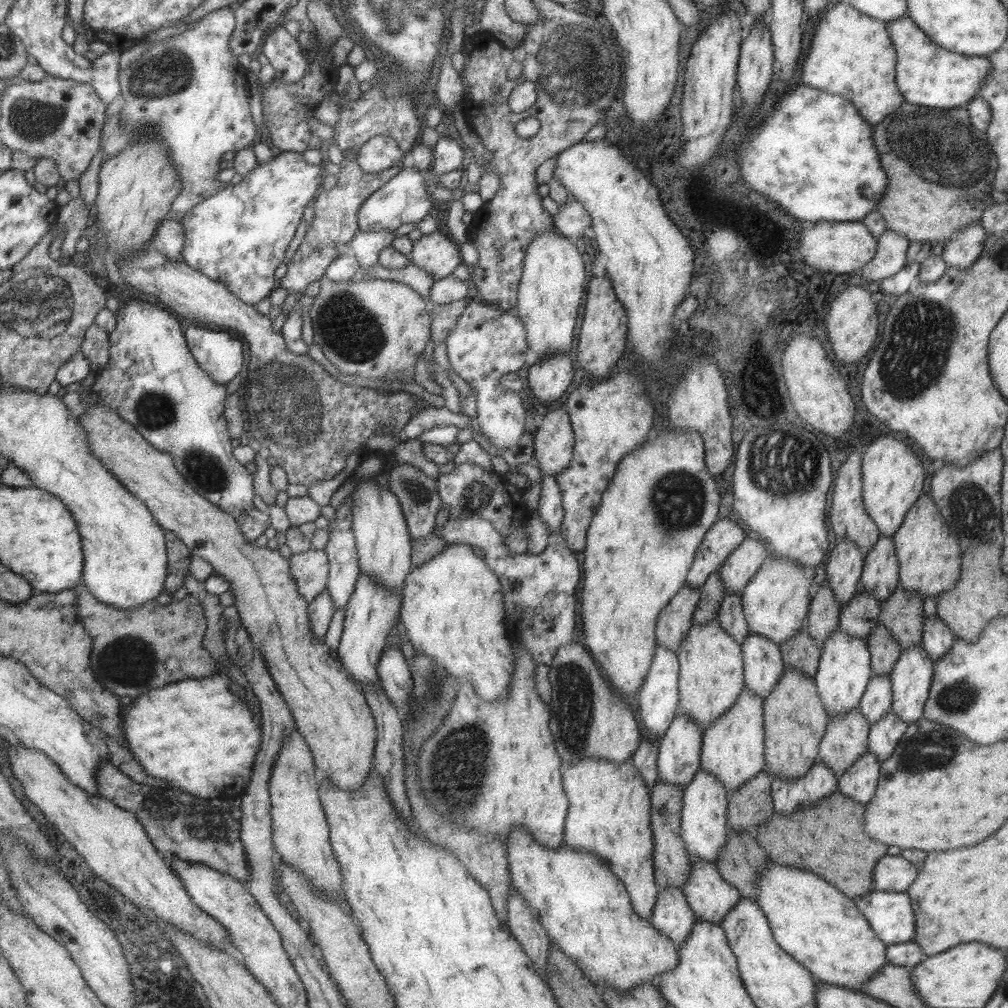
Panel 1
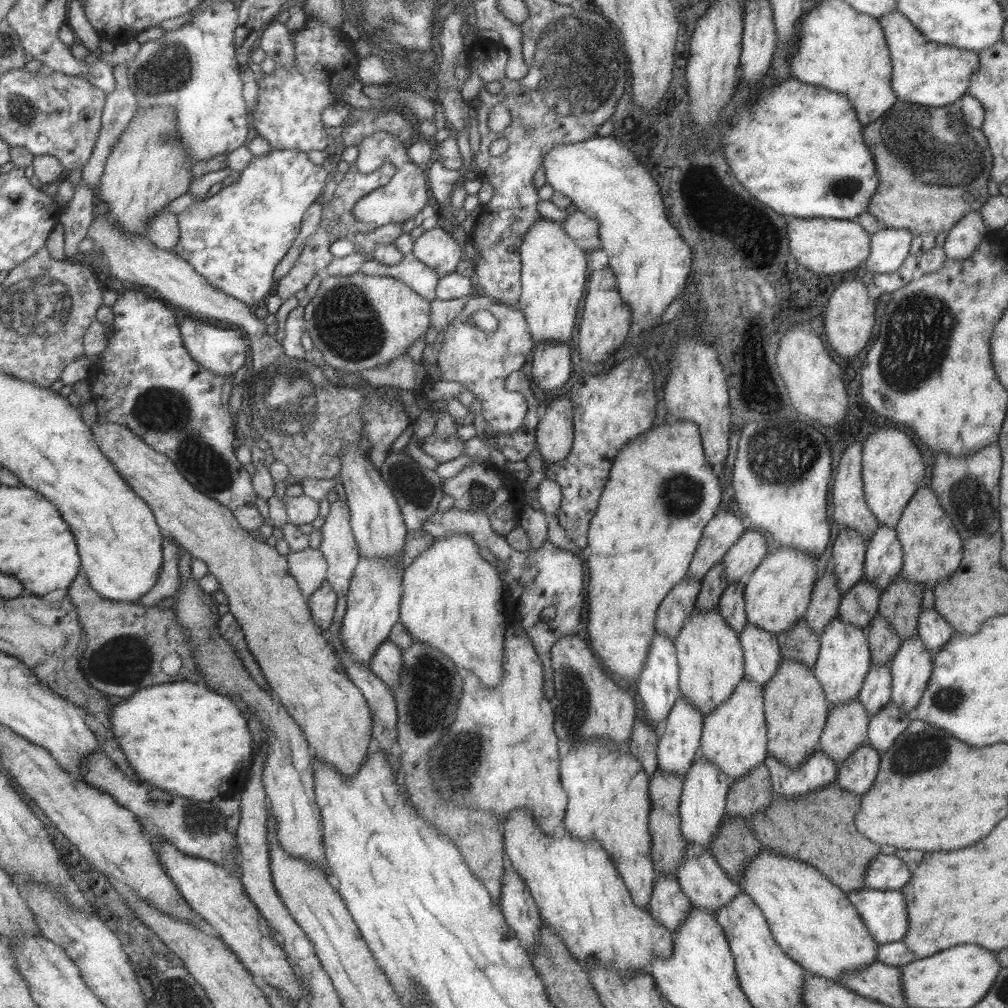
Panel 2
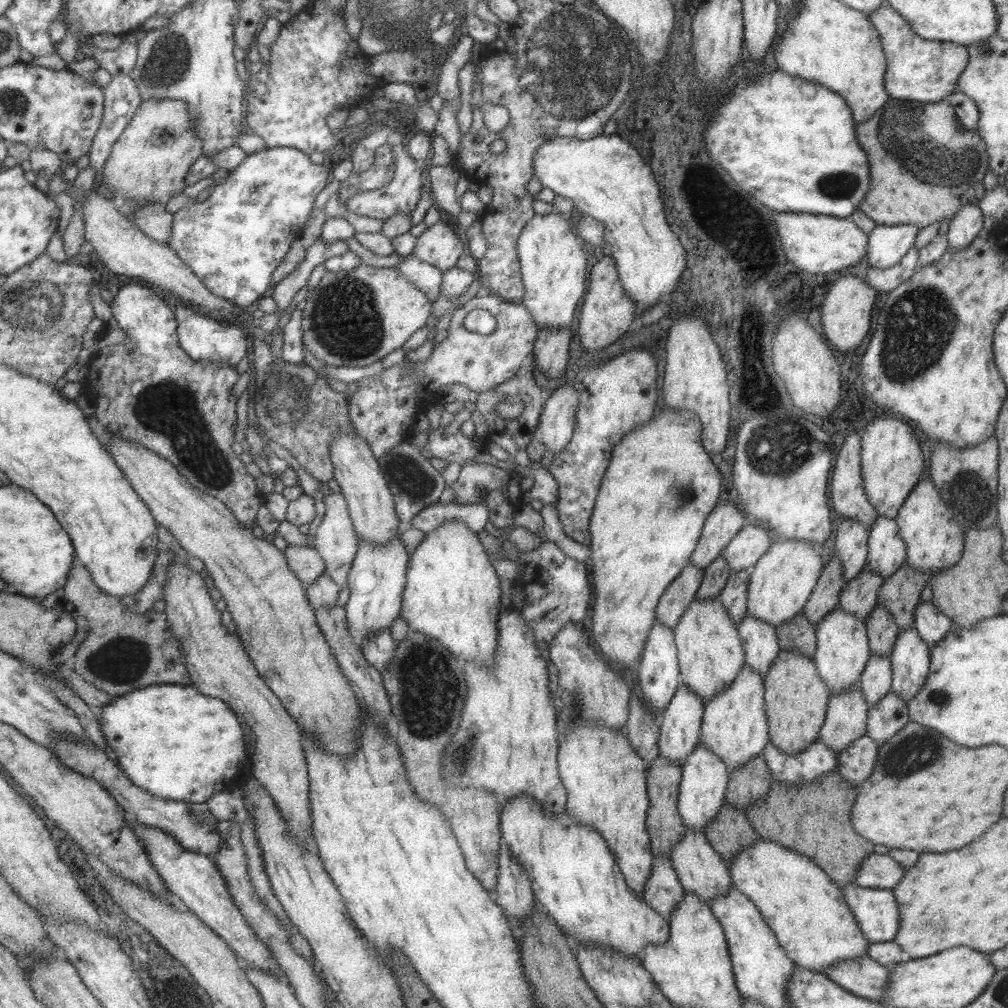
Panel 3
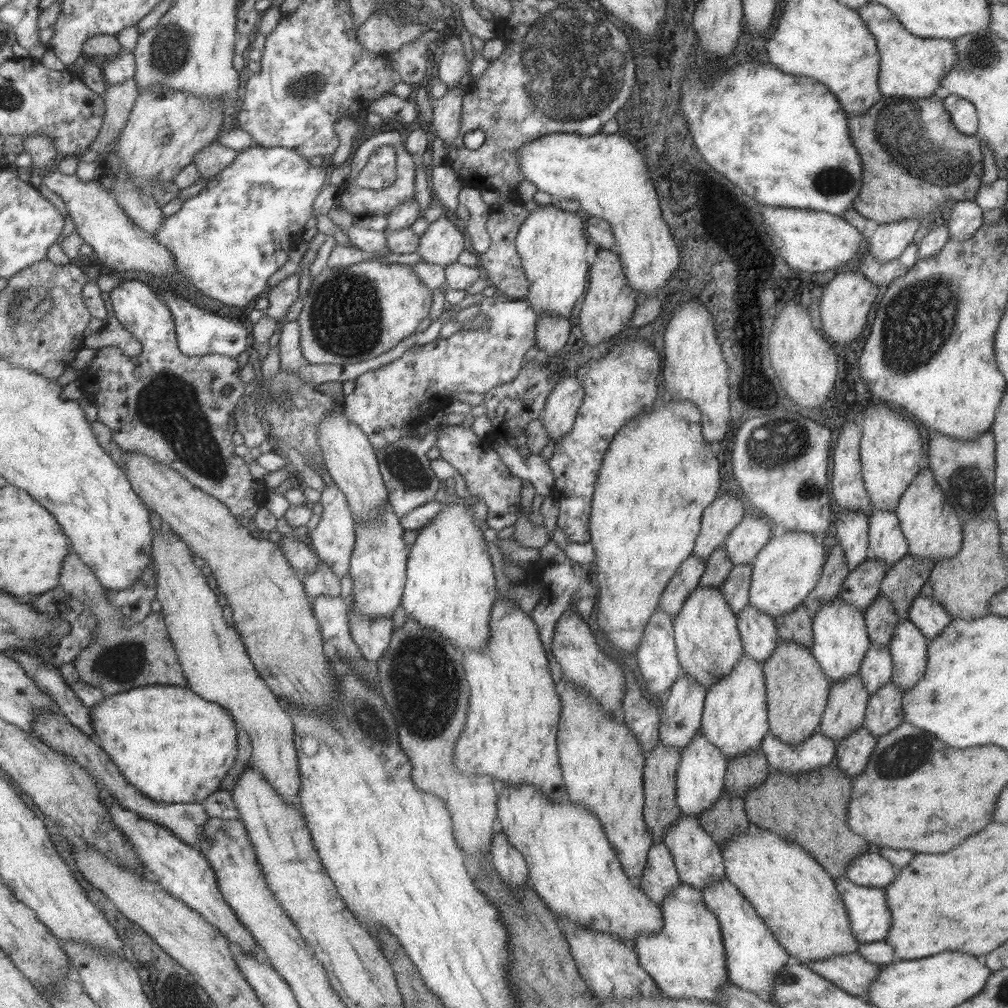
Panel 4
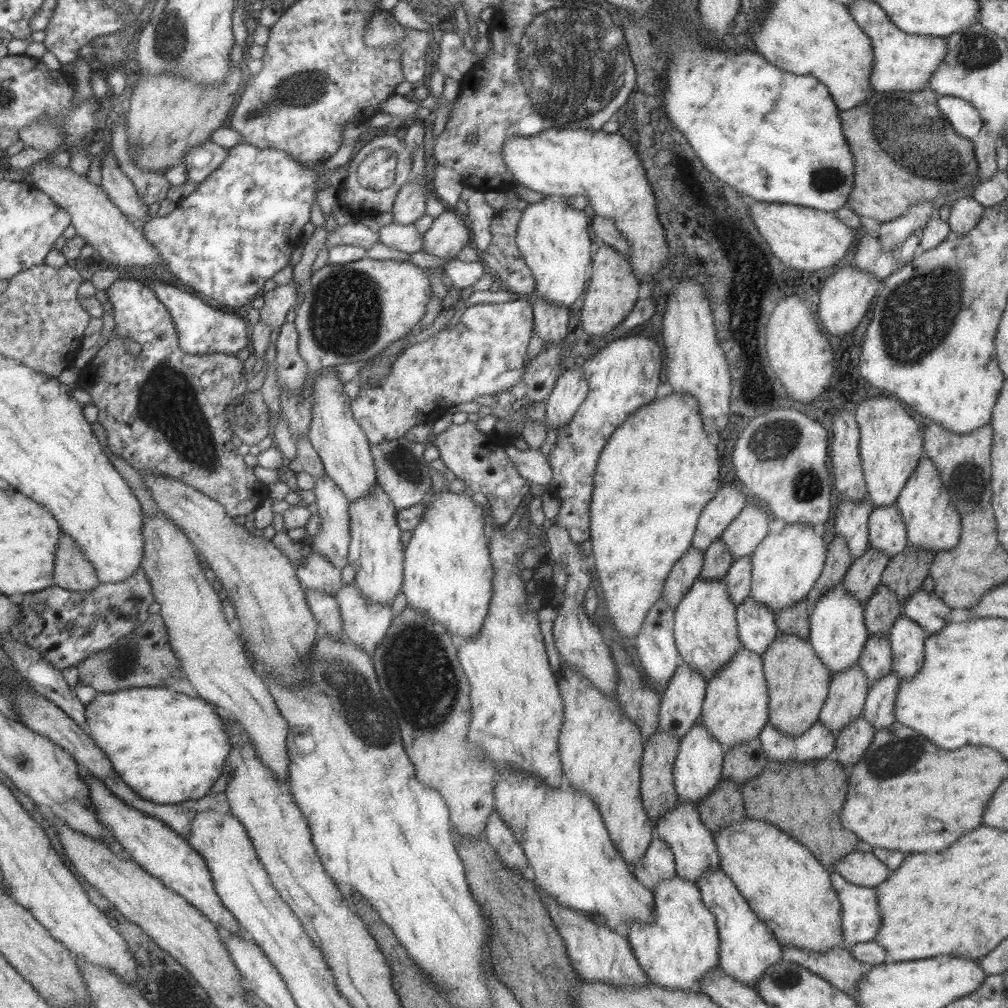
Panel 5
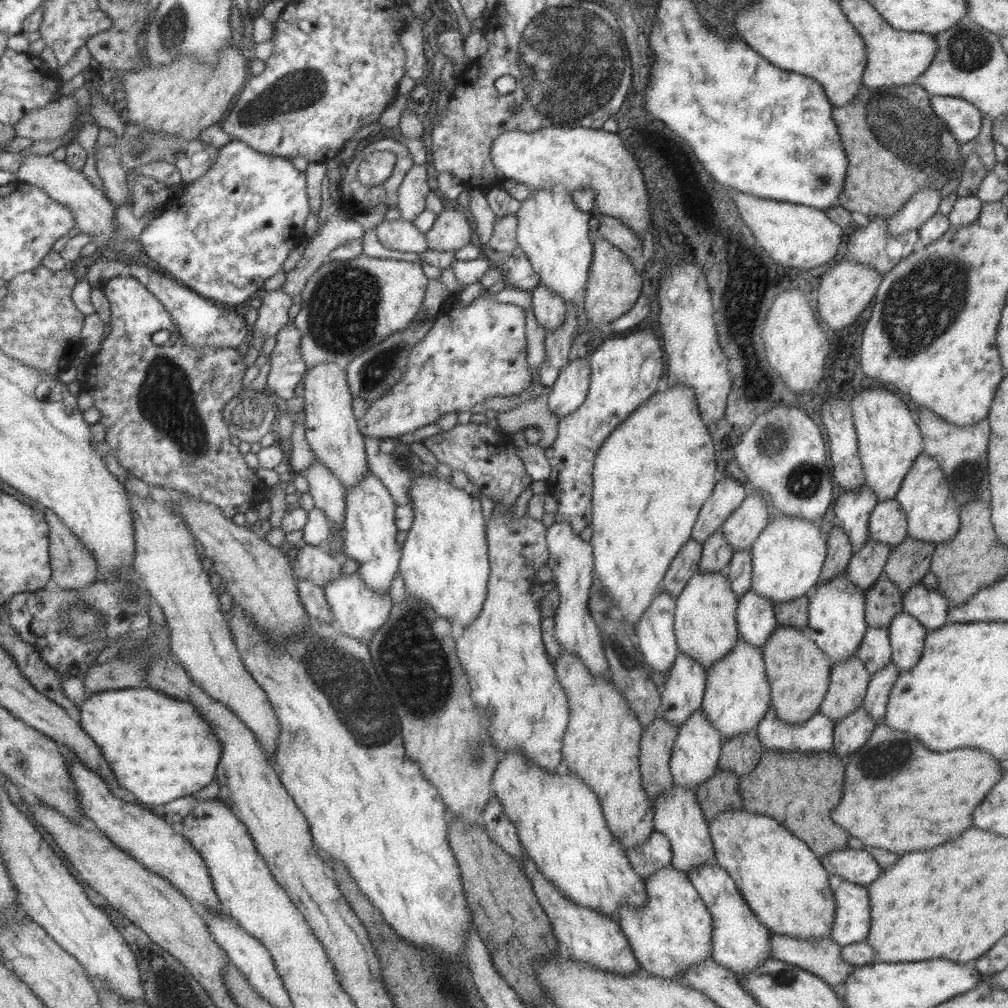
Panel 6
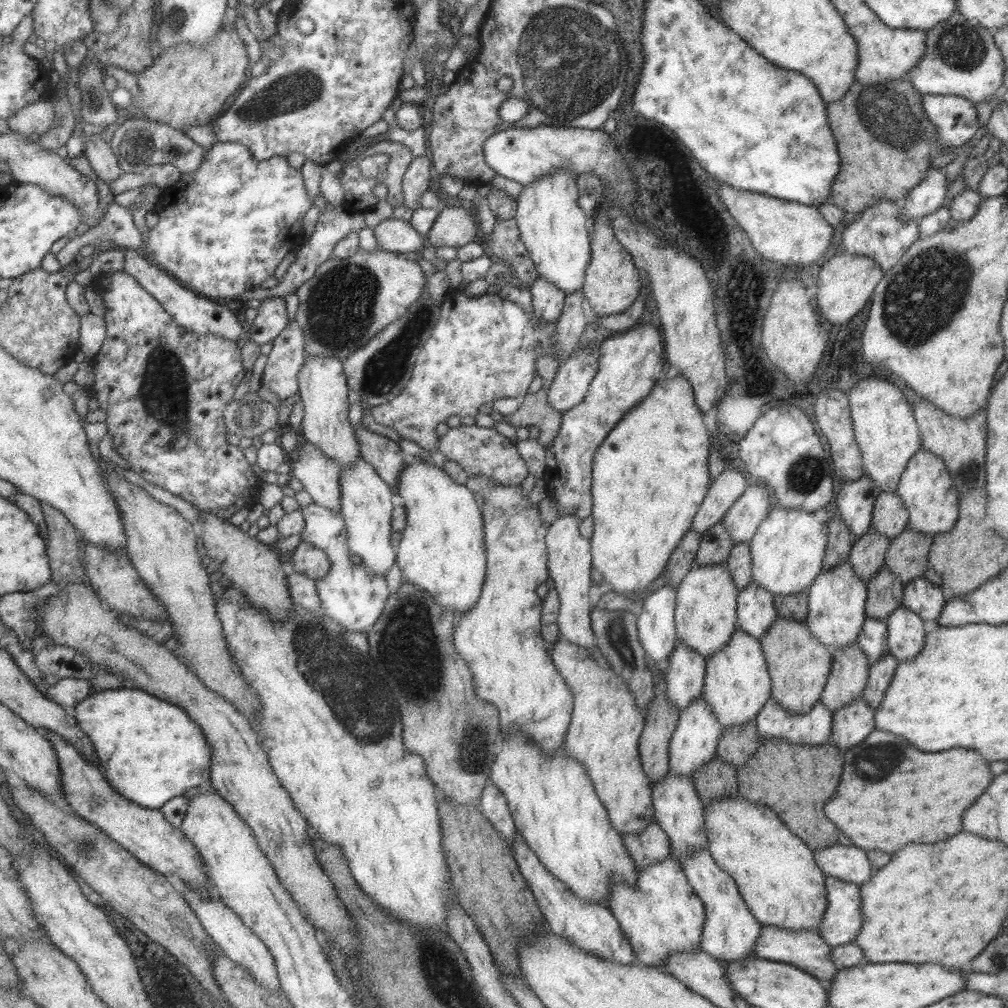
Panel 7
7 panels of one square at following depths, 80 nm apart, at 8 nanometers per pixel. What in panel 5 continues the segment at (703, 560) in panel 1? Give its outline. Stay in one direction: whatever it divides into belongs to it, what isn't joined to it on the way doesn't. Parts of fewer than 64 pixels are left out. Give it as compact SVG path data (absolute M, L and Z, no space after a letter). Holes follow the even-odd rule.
M723 484L701 509L692 536L692 545L703 552L709 544L720 539L725 526L739 514L747 501L748 497L743 490L737 490L731 484Z

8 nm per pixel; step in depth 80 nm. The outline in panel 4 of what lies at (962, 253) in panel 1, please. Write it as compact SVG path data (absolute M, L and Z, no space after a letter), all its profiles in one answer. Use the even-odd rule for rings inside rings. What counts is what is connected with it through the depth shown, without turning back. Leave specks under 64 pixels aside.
M958 200L950 206L951 214L946 224L950 238L971 238L973 231L983 224L982 208L974 200Z

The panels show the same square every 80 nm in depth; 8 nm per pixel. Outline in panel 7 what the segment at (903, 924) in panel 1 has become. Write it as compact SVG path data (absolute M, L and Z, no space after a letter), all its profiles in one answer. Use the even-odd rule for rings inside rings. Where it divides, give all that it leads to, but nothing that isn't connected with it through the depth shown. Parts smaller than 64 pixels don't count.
M824 878L827 906L818 934L833 948L853 943L861 930L861 896L859 887L838 878Z

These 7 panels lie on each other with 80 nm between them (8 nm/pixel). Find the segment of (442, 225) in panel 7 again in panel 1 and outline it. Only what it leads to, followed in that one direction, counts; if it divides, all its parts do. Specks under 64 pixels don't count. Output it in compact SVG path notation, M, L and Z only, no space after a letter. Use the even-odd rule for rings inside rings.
M438 232L422 234L412 242L409 253L411 262L416 267L429 273L434 280L442 279L452 274L453 269L462 262L459 245Z

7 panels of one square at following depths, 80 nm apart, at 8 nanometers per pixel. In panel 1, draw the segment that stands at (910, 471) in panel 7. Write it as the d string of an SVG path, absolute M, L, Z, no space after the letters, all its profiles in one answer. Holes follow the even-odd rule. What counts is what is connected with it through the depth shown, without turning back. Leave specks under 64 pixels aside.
M926 494L915 499L903 517L903 522L892 534L898 566L898 586L917 593L922 598L936 598L936 594L949 590L960 573L960 549L957 537L949 530L937 505Z

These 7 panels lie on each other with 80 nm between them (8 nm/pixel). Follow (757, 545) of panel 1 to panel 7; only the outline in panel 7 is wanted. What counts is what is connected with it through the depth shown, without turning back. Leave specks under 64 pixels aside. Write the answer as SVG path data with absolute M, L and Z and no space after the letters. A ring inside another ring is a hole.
M748 485L737 501L725 511L722 523L734 543L749 542L763 517L772 507L770 492L766 487Z

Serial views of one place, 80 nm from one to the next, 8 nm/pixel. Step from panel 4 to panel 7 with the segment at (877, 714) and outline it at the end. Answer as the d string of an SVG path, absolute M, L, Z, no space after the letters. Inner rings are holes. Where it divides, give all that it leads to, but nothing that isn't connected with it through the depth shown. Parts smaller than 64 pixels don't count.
M887 653L877 658L868 668L867 680L861 695L863 700L867 702L867 706L873 710L881 704L884 690L889 686L889 681L893 676L897 663L898 660L890 653Z

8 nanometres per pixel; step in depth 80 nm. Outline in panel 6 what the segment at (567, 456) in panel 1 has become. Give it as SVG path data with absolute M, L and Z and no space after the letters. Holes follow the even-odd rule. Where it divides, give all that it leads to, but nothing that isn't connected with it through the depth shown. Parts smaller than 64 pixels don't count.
M580 358L569 361L559 369L548 392L546 403L558 419L571 414L584 401L589 388L590 366Z

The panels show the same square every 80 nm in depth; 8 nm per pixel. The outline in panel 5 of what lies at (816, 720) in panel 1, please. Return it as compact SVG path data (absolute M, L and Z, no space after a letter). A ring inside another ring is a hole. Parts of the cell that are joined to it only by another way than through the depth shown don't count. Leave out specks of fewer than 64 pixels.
M781 633L760 656L768 688L768 721L789 736L801 734L817 719L828 695L830 675L808 640L794 634Z

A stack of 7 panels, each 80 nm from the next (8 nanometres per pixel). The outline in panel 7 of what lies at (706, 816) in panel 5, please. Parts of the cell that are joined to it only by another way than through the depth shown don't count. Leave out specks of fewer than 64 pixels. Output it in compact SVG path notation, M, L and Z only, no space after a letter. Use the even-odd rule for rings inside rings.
M717 754L698 766L691 776L703 806L721 797L737 797L736 768L723 762Z

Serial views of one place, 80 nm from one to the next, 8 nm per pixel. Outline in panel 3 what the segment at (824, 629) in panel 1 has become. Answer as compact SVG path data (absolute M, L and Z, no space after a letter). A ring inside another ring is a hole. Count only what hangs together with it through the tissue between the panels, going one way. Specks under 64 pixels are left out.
M833 555L818 576L809 598L805 601L802 612L815 626L821 618L838 605L841 587L844 583L841 562Z

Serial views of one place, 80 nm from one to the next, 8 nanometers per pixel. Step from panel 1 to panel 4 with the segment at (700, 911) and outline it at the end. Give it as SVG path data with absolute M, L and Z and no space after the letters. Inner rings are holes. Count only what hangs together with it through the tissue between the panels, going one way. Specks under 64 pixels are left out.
M683 815L678 821L668 826L662 834L662 843L671 853L681 883L694 886L699 892L714 882L725 878L723 859L720 855L720 847L711 835L699 824L695 815Z

